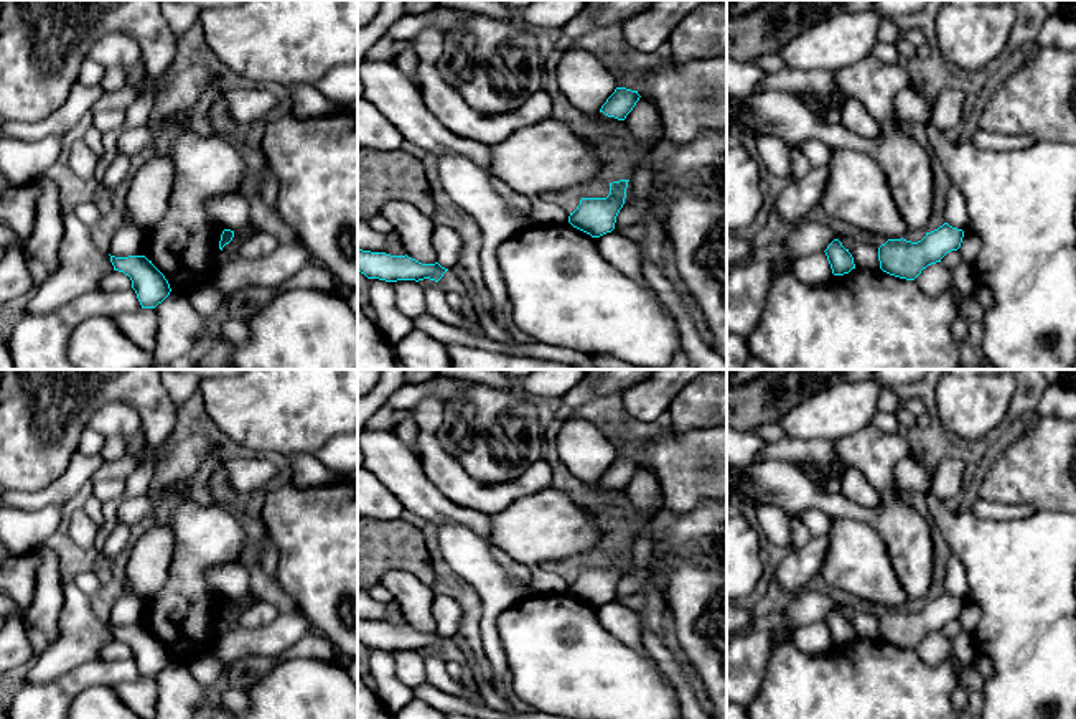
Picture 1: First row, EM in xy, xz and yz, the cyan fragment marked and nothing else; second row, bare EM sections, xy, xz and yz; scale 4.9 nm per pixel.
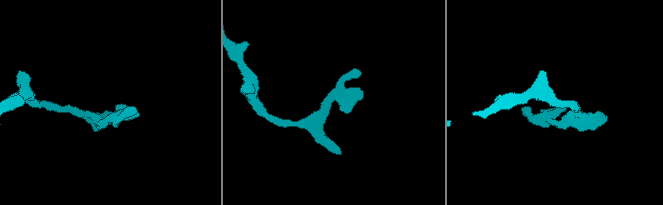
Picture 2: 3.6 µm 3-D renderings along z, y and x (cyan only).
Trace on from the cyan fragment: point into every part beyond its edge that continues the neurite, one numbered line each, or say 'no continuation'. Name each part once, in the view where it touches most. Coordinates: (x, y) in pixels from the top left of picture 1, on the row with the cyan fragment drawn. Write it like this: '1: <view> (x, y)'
no continuation

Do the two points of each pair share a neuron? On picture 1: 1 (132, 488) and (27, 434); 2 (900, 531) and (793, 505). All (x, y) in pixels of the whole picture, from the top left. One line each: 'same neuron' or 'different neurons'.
1: different neurons
2: same neuron

